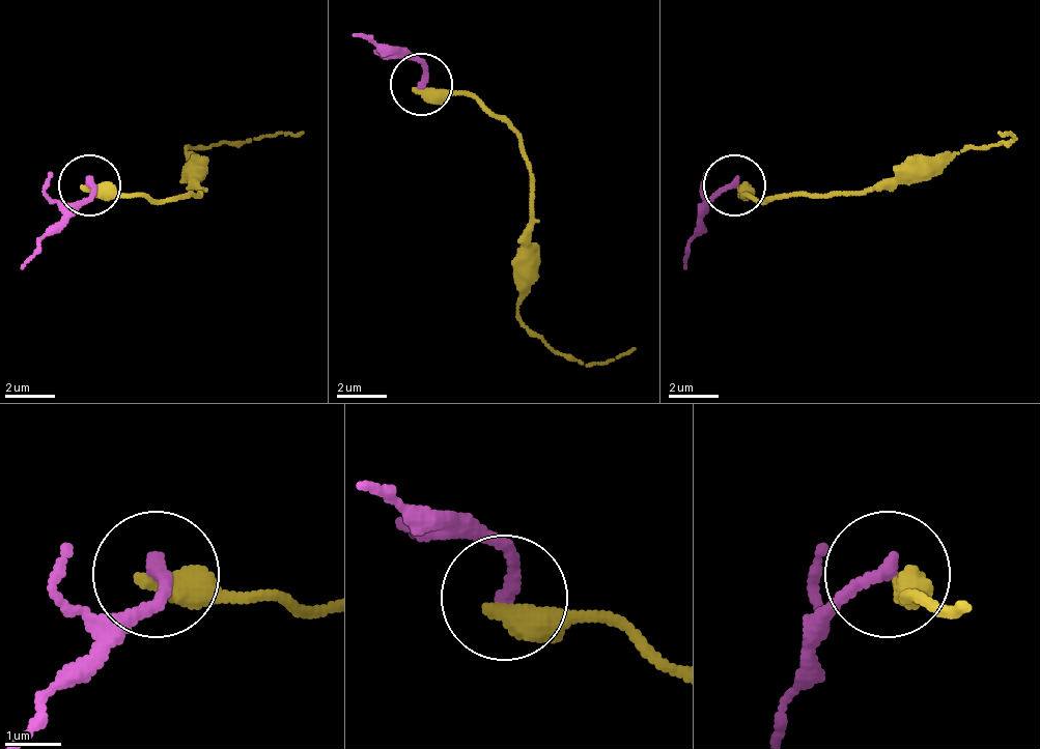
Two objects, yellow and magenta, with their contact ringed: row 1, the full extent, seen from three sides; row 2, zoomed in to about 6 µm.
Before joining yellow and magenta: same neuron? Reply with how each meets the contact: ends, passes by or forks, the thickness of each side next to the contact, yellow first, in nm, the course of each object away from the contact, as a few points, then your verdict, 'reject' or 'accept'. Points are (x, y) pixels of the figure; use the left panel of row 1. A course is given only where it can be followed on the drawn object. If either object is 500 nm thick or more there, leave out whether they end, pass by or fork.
yellow ends; magenta ends; calibres 480 and 260 nm; course yellow (88, 186), (144, 193), (199, 193), (199, 180), (187, 149), (305, 131); course magenta (88, 186), (82, 199), (20, 267); reject

